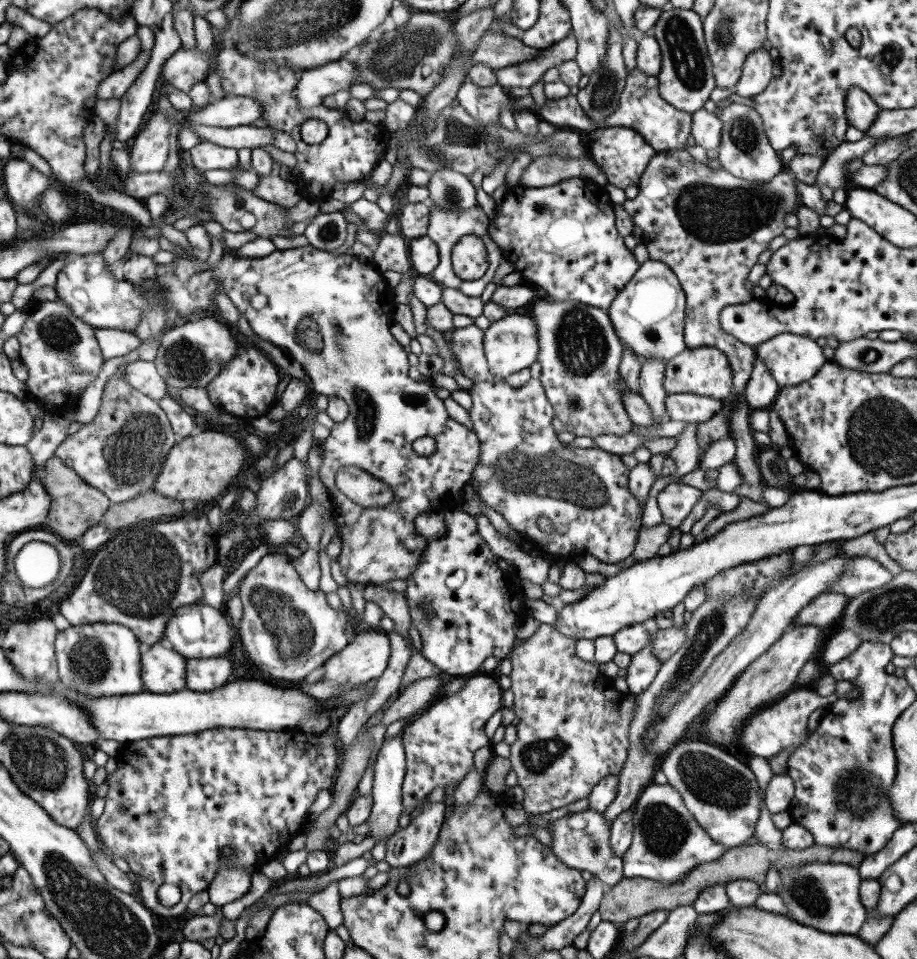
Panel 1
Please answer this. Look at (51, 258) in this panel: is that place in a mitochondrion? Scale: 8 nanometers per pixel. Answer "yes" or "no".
no

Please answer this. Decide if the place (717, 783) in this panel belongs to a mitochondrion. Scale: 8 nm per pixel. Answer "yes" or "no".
yes

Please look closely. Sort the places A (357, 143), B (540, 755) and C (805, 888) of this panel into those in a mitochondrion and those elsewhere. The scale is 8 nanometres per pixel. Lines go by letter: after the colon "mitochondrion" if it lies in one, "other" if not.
A: other
B: mitochondrion
C: mitochondrion

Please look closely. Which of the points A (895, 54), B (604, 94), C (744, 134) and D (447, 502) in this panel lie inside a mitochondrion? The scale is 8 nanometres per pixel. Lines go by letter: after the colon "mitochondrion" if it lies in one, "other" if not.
A: mitochondrion
B: mitochondrion
C: mitochondrion
D: other

